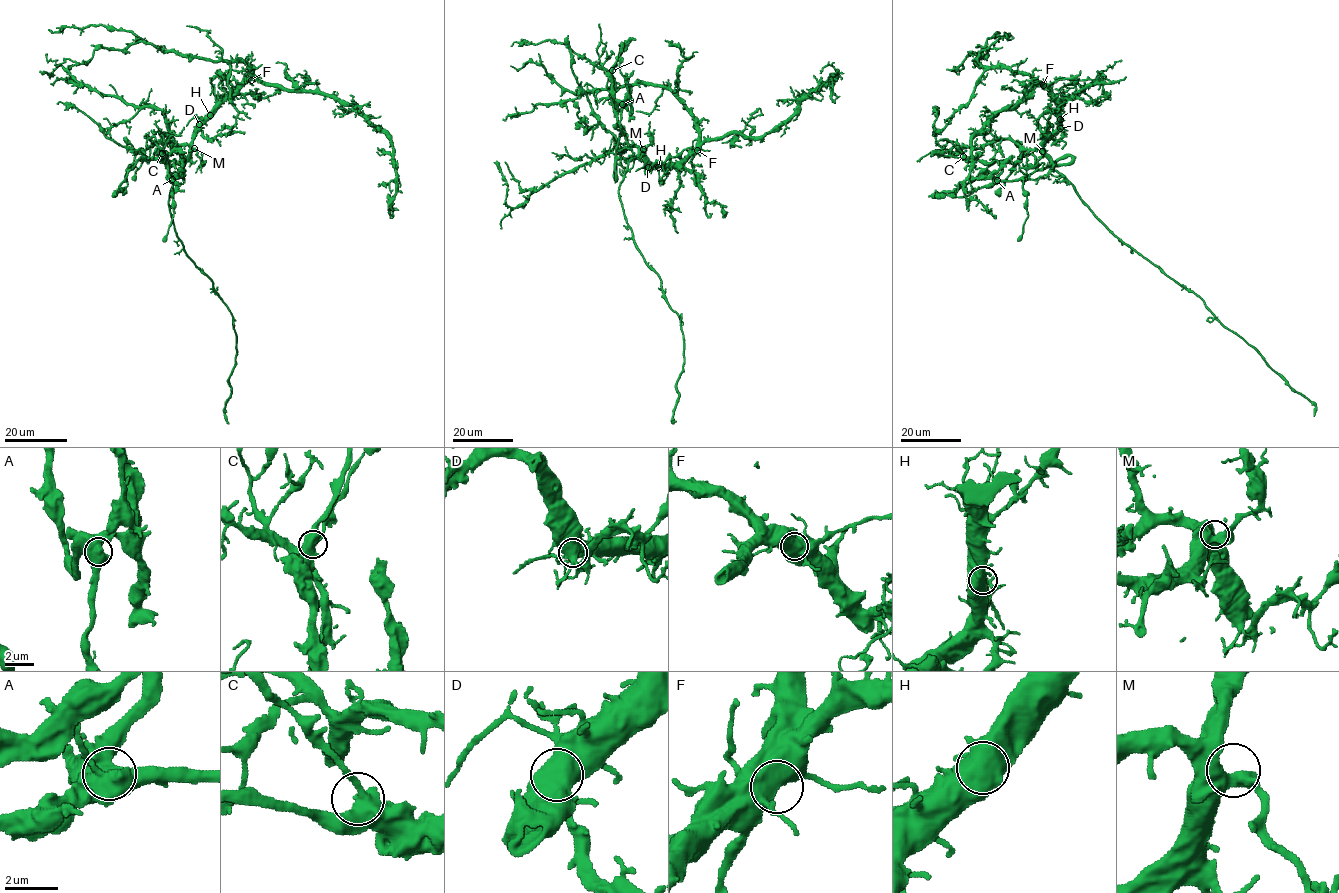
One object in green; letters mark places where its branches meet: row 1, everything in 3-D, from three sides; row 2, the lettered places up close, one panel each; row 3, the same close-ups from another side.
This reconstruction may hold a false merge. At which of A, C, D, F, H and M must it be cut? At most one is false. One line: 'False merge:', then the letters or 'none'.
False merge: A

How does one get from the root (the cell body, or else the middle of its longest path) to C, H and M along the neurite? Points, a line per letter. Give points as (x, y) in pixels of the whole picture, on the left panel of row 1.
C: (184, 162), (166, 164), (170, 178), (166, 159), (161, 157), (162, 153)
H: (184, 162), (191, 139), (210, 115)
M: (184, 162), (194, 148)

